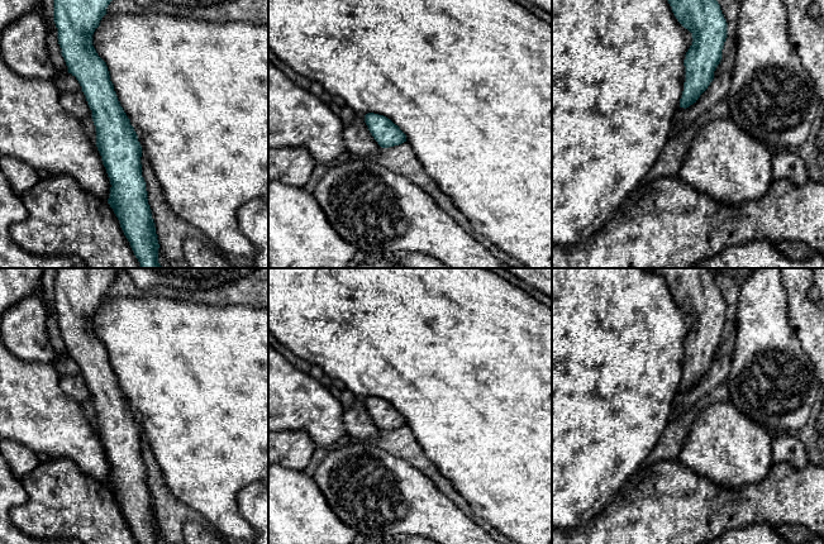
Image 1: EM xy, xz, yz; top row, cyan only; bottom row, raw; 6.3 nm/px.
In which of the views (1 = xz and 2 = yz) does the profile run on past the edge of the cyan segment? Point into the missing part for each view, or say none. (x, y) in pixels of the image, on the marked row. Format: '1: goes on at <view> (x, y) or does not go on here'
1: does not go on here
2: does not go on here

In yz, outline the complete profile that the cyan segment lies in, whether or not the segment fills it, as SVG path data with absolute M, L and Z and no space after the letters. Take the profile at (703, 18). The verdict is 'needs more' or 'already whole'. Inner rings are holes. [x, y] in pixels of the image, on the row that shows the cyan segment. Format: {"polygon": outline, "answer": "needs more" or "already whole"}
{"polygon": "M667 0L677 22L691 33L691 46L684 59L685 82L680 108L689 108L700 97L714 78L727 38L727 23L716 0Z", "answer": "already whole"}

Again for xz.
{"polygon": "M368 113L365 115L365 123L381 148L399 145L406 142L406 137L399 127L384 115Z", "answer": "already whole"}

